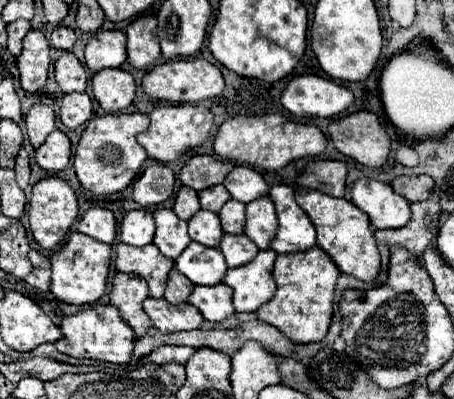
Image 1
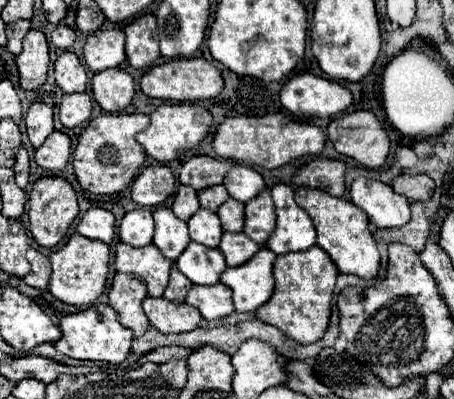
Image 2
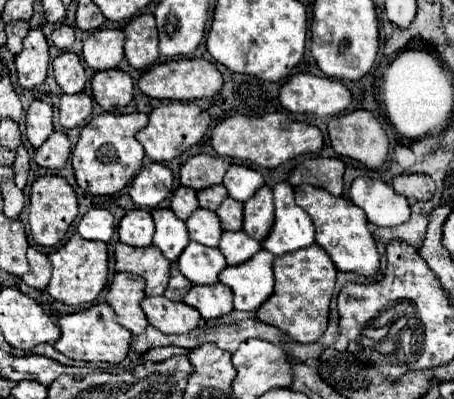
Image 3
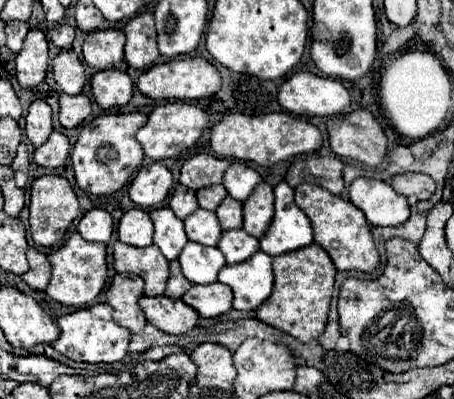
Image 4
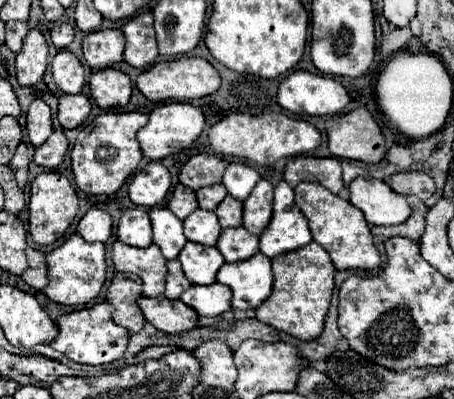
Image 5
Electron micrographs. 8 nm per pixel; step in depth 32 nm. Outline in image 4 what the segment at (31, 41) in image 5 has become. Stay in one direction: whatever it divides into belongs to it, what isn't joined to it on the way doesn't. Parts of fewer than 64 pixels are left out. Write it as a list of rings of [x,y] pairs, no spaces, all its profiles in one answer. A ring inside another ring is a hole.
[[[34,28],[24,40],[24,48],[16,56],[16,78],[22,88],[34,88],[46,78],[48,42],[42,30]]]

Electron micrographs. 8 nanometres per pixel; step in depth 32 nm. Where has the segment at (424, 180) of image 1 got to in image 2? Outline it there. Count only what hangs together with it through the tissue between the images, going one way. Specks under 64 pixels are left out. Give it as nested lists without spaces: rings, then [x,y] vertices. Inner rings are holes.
[[[402,174],[402,176],[394,178],[392,188],[394,188],[394,192],[398,192],[398,194],[406,196],[408,200],[416,202],[416,200],[428,200],[436,186],[434,186],[434,180],[426,174],[418,174],[418,176]]]

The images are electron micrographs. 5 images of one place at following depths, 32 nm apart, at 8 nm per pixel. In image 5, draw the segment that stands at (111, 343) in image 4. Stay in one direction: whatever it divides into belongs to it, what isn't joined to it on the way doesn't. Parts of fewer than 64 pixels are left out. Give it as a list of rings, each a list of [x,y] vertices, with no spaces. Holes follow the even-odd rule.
[[[108,302],[94,304],[90,308],[82,308],[70,314],[64,314],[58,320],[58,336],[56,340],[50,342],[50,346],[62,354],[66,354],[70,360],[78,364],[88,364],[88,366],[100,366],[100,364],[110,364],[118,358],[124,356],[126,346],[128,346],[130,332],[112,320],[112,306]]]

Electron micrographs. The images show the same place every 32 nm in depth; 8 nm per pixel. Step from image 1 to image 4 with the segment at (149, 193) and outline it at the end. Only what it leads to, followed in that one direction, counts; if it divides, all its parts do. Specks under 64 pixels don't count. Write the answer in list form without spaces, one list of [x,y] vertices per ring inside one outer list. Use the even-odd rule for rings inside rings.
[[[150,162],[132,180],[128,194],[136,206],[152,208],[168,198],[172,188],[172,174],[160,162]]]

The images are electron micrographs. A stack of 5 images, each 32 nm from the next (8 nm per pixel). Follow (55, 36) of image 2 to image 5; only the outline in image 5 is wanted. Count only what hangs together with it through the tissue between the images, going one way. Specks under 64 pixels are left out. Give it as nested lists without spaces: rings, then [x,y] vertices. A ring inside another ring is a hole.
[[[58,24],[58,26],[52,28],[50,38],[52,38],[54,46],[62,50],[62,48],[66,48],[66,46],[72,42],[72,38],[74,38],[74,28],[72,28],[70,24]]]

